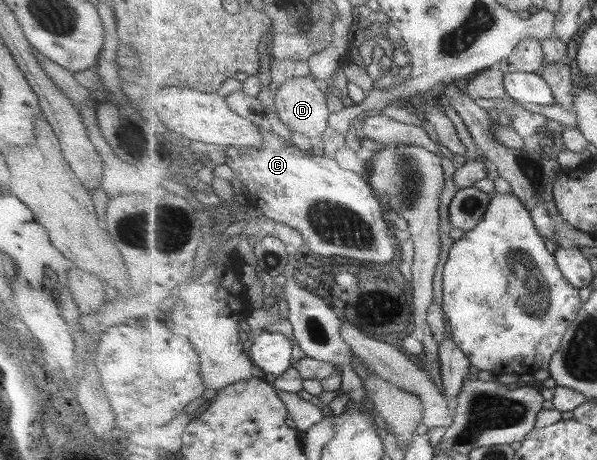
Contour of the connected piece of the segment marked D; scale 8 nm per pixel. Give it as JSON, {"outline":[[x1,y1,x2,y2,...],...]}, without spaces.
{"outline":[[308,75,298,79,290,79,279,85,274,93,275,112,282,123,290,130,297,131,311,139,322,138,330,125,329,107,327,98,321,90,323,83]]}

